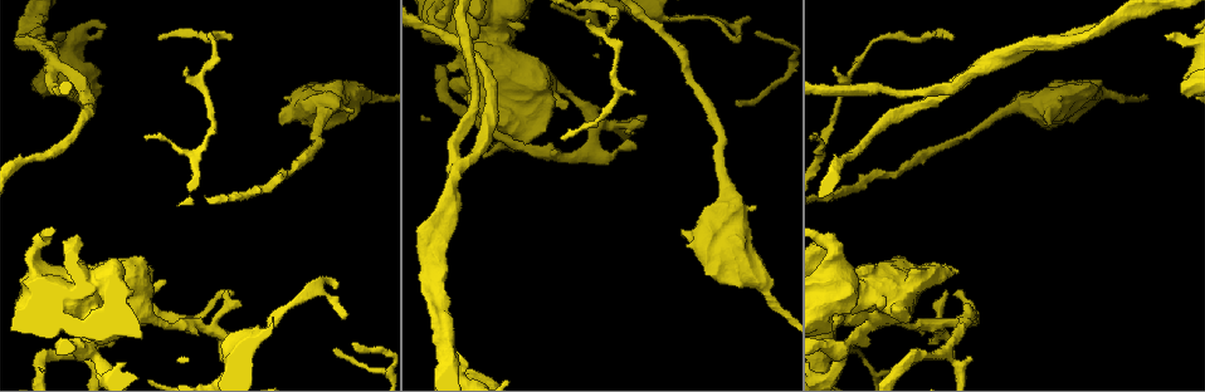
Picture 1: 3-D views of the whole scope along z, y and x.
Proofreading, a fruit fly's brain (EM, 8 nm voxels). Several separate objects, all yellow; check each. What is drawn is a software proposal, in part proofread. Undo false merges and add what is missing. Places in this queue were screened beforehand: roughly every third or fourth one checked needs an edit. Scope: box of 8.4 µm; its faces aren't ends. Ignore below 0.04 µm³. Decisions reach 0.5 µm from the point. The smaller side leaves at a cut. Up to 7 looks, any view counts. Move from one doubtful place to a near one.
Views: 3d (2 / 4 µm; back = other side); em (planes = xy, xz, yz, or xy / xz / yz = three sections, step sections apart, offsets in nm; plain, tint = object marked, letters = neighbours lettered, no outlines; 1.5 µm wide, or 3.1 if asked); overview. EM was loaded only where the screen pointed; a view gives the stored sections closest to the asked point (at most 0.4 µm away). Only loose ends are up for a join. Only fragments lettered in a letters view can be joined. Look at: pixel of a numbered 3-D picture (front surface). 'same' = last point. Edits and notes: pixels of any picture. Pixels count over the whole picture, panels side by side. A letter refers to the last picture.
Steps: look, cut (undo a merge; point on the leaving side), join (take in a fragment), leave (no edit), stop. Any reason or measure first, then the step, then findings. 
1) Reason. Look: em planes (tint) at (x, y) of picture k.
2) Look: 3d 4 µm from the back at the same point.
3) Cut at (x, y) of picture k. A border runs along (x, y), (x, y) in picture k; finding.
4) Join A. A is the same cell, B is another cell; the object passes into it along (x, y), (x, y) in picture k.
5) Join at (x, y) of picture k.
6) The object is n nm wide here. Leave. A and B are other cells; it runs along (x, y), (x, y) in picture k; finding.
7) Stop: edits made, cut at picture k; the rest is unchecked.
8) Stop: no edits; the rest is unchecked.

Free end. Look: em xy step 8 (tint) at (837, 69) of picture 1.

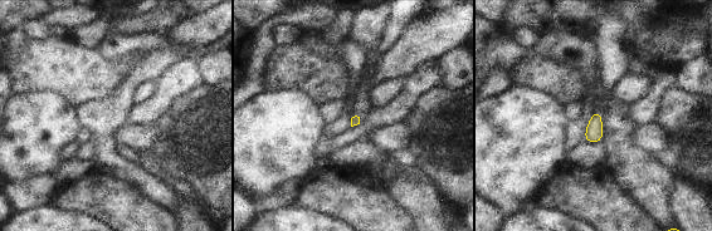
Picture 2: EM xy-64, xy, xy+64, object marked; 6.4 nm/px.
Cut it another way. Look: em planes (letters) at the same point.

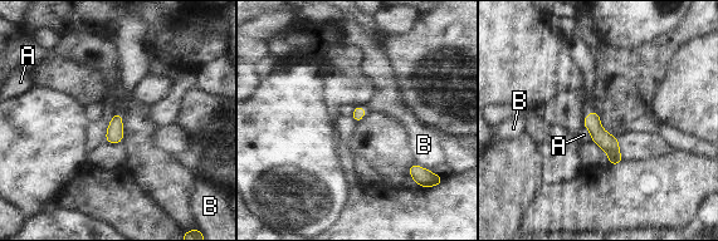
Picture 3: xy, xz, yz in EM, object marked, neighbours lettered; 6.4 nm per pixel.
Leave. A and B are other cells; it runs along (589, 117), (611, 147), (615, 161) in picture 3; none of them fits.

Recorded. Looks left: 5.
An open end. Look: 3d 2 µm at (159, 37) of picture 1.

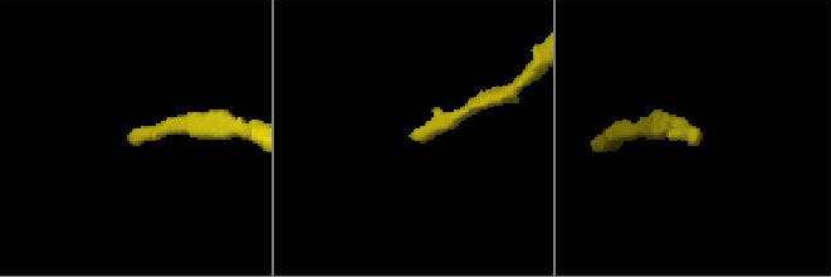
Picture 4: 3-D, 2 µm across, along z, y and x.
Shape alone is not enough. Look: em xy step 4 (letters) at (693, 144) of picture 4.

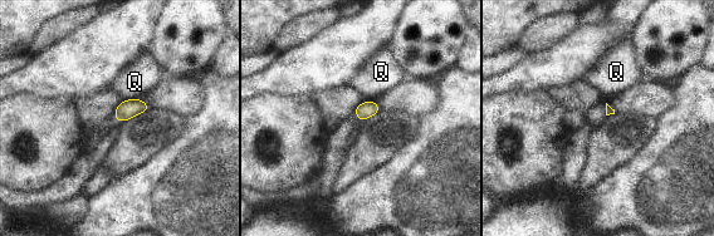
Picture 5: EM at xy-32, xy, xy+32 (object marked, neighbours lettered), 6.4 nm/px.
The longest contact is with Q, 110 nm. Leave. Q is another cell; a border runs along (140, 98), (128, 98), (123, 102) in picture 5; none of them fits.

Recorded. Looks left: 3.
Branch stops here. Look: 3d 2 µm at (56, 36) of picture 1.

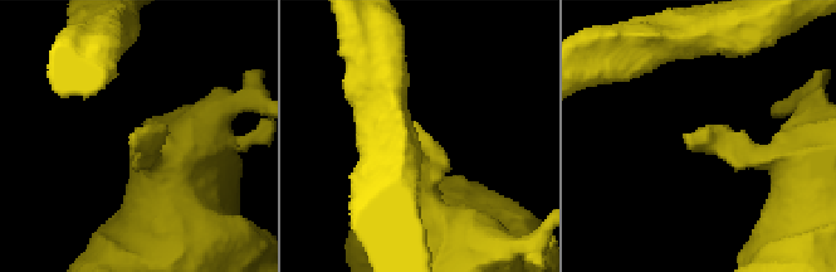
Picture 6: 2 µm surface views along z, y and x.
Look: em planes (letters) at (132, 140) of picture 6.

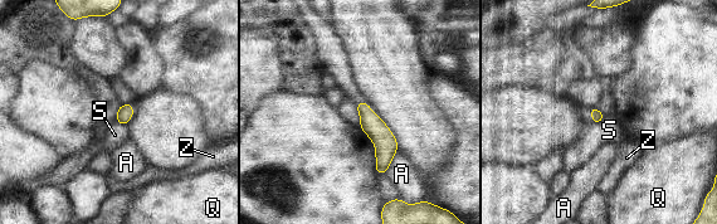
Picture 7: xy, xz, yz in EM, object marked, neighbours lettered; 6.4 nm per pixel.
The longest contact is with A, 170 nm. Leave. A, Q, S and Z are other cells; none of them fits.

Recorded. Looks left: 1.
Stop: no edits; the rest is unchecked.

